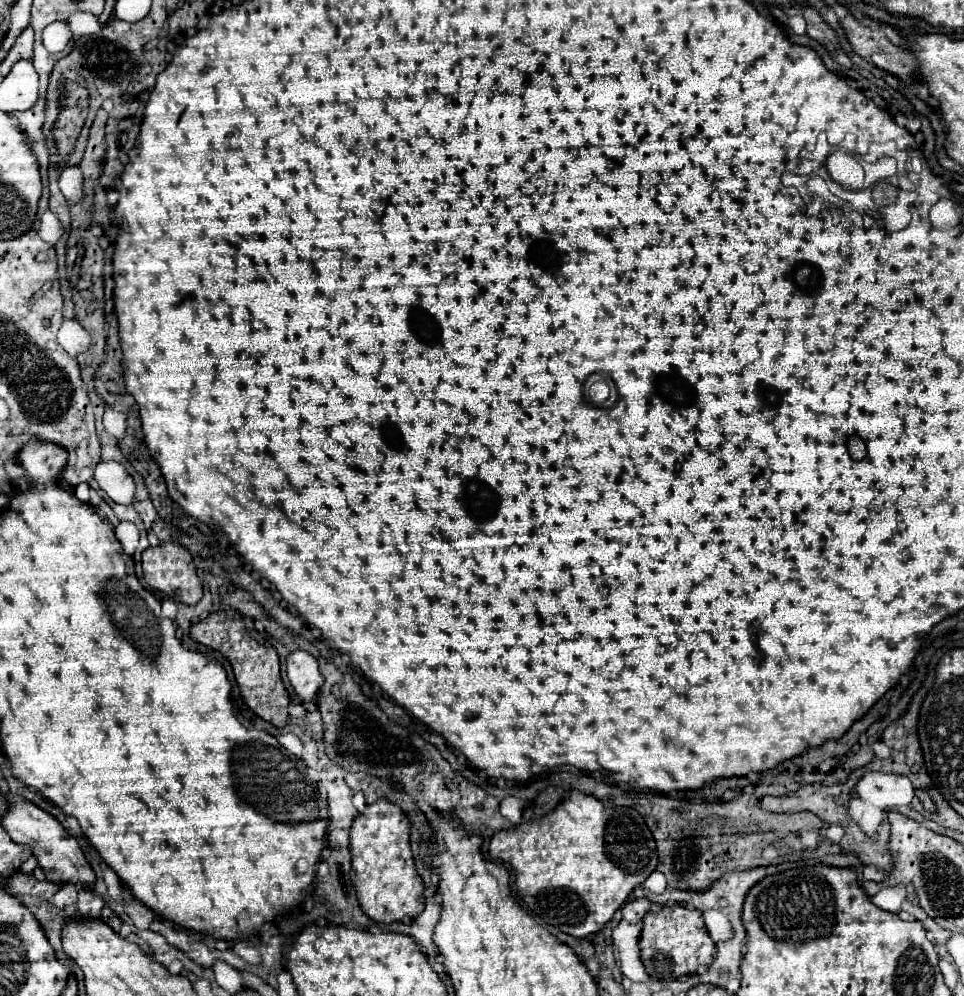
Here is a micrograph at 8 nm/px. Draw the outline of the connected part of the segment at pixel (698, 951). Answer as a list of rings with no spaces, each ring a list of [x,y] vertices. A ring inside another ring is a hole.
[[[665,906],[659,912],[649,912],[643,918],[639,946],[645,970],[653,980],[677,980],[691,976],[699,970],[699,966],[709,966],[715,956],[715,944],[705,928],[703,914],[681,906]]]

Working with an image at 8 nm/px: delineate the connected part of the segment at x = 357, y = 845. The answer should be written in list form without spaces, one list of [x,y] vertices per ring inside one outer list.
[[[387,800],[369,804],[351,826],[349,850],[353,858],[353,884],[363,912],[379,924],[391,924],[405,916],[413,918],[421,914],[425,906],[425,886],[415,870],[409,832],[411,824],[405,812]]]

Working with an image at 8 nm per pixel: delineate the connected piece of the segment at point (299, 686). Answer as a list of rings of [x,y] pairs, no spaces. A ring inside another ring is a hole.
[[[293,650],[287,656],[287,676],[301,702],[315,700],[325,678],[319,672],[317,660],[305,650]]]

